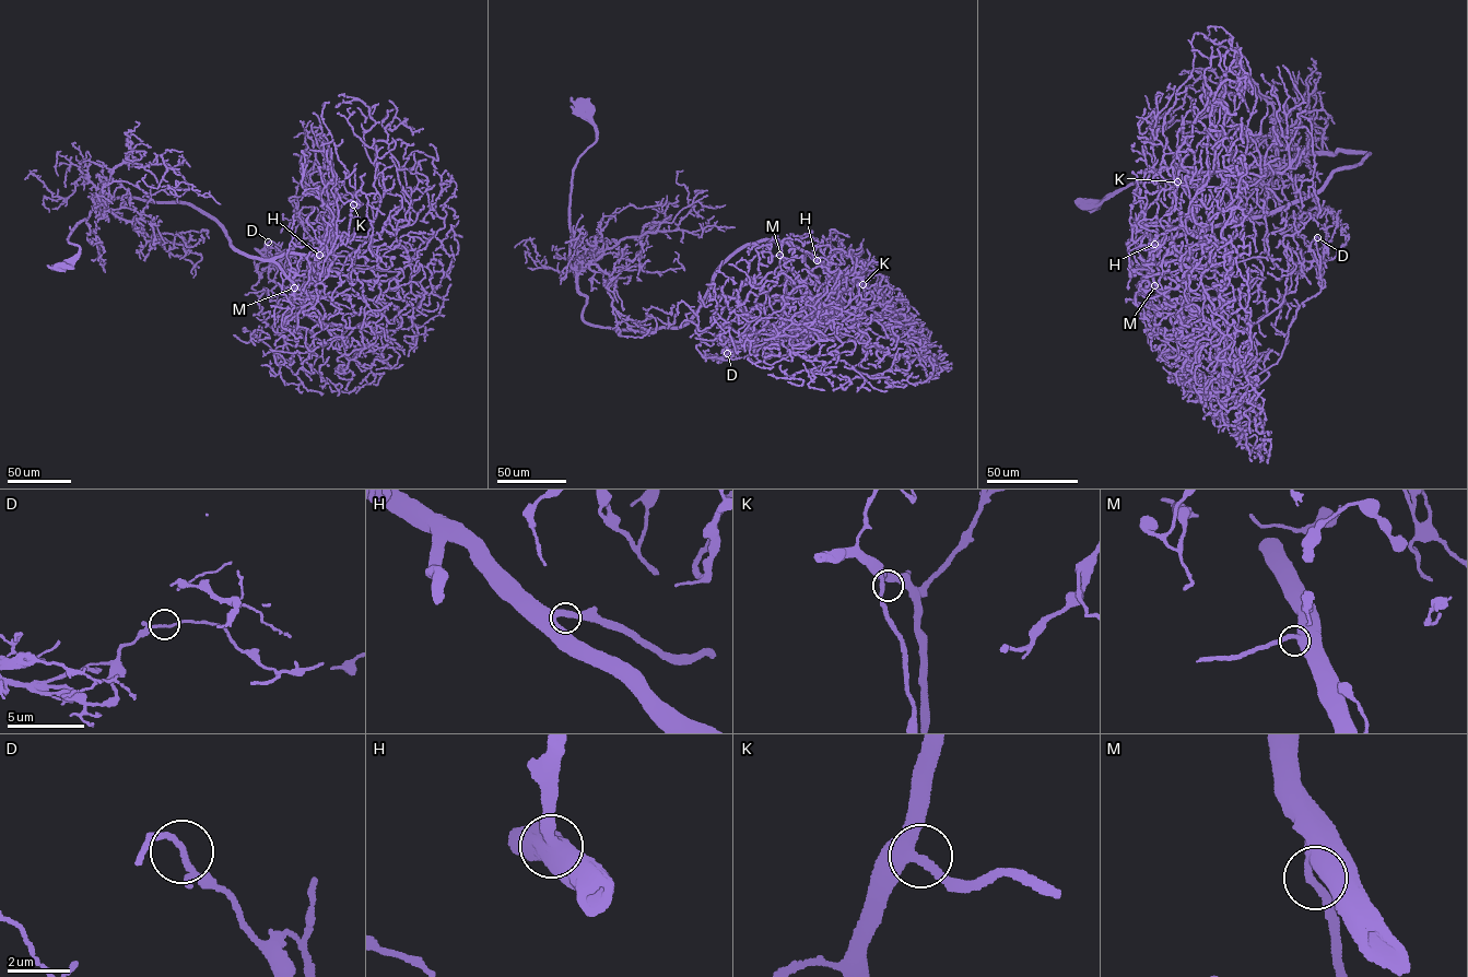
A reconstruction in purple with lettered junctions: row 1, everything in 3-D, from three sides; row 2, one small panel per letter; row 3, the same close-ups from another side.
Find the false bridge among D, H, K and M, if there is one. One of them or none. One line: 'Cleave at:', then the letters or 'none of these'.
Cleave at: D

